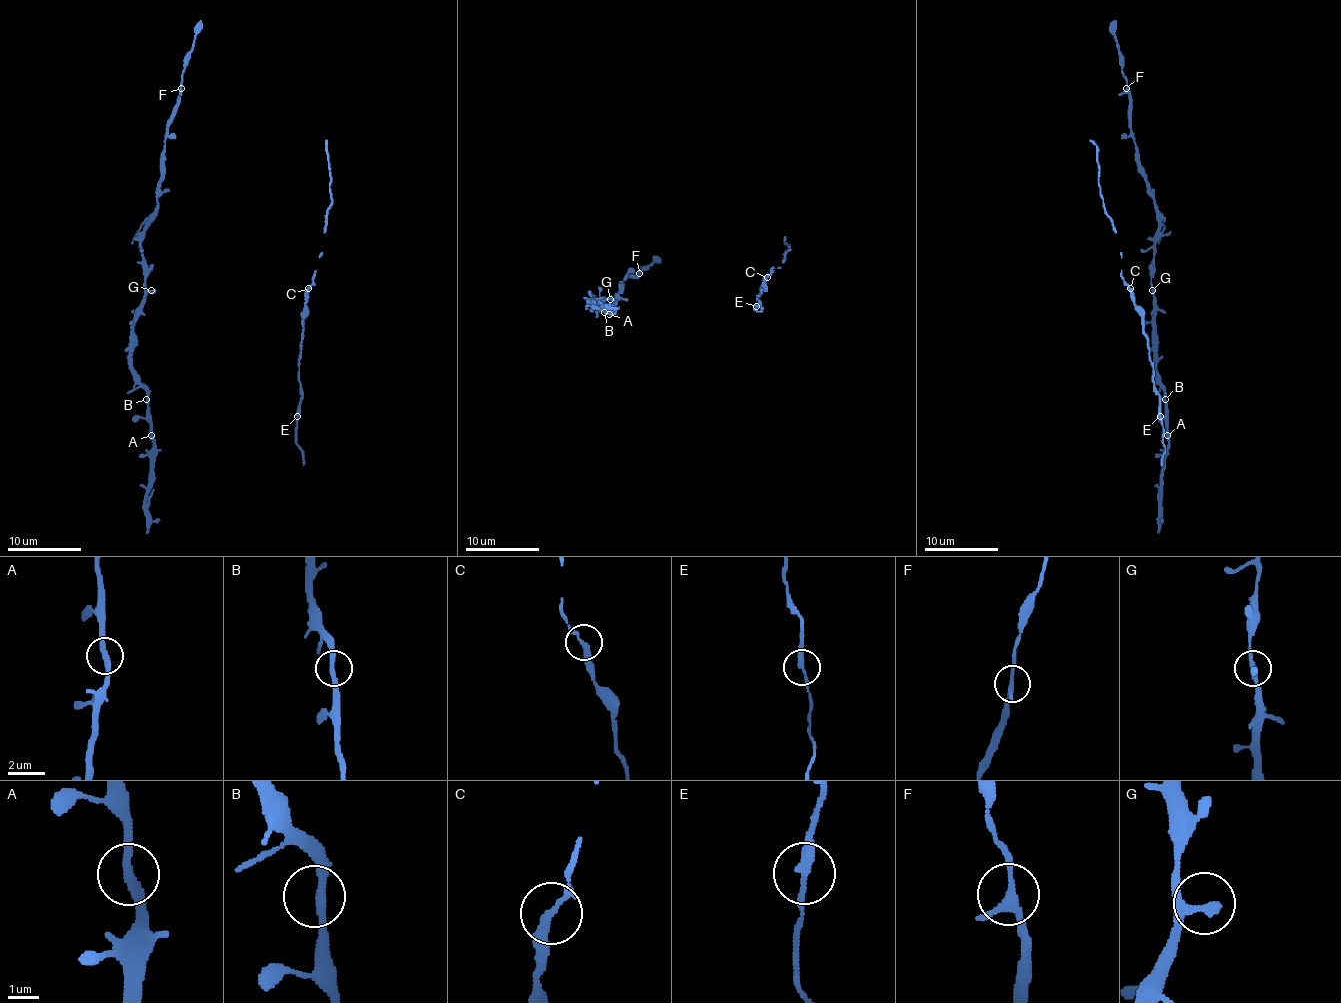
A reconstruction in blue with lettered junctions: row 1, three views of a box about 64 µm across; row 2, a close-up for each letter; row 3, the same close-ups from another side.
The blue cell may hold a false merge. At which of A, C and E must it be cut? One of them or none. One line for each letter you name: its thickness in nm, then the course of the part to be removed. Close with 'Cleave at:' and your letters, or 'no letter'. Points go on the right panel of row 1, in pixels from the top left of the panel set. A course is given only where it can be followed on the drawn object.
Cleave at: no letter

